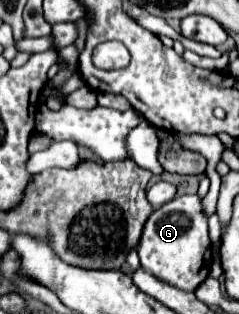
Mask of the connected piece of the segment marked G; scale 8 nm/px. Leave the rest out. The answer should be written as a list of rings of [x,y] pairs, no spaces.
[[[196,193],[182,195],[156,209],[144,225],[138,257],[142,269],[148,269],[148,273],[160,277],[160,281],[168,281],[168,285],[176,285],[180,291],[194,293],[210,275],[212,265],[212,241],[208,237],[208,217],[202,207],[202,197]]]

